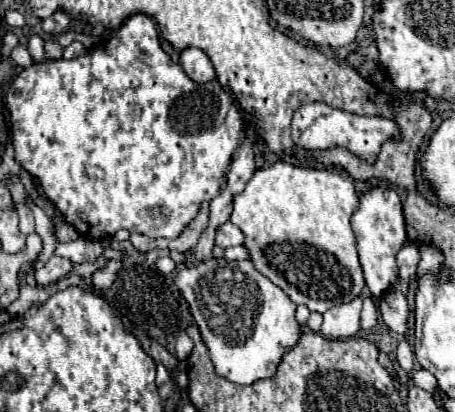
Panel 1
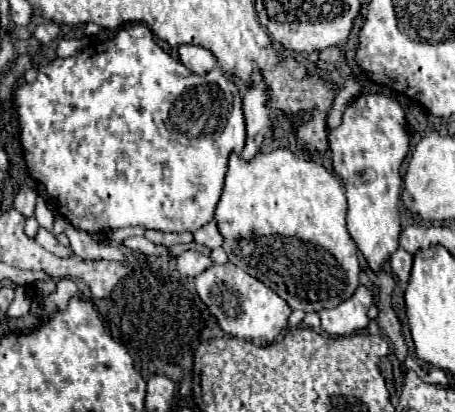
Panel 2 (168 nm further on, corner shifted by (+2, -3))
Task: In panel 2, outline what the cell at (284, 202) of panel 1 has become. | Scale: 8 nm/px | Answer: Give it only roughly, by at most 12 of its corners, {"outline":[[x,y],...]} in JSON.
{"outline":[[287,149],[229,157],[231,263],[291,309],[359,287],[345,189]]}

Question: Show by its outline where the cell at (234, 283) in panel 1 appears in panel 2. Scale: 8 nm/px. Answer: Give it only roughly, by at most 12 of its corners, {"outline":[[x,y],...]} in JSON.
{"outline":[[213,263],[195,291],[221,329],[273,343],[291,307],[233,263]]}

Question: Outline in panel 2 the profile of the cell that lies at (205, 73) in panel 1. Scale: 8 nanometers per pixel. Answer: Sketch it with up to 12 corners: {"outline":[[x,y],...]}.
{"outline":[[181,45],[179,59],[195,75],[217,65],[213,53]]}

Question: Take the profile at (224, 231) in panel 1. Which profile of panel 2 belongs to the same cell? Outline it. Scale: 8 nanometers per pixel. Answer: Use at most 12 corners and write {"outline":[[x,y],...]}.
{"outline":[[215,219],[197,229],[195,243],[217,249],[223,245]]}

